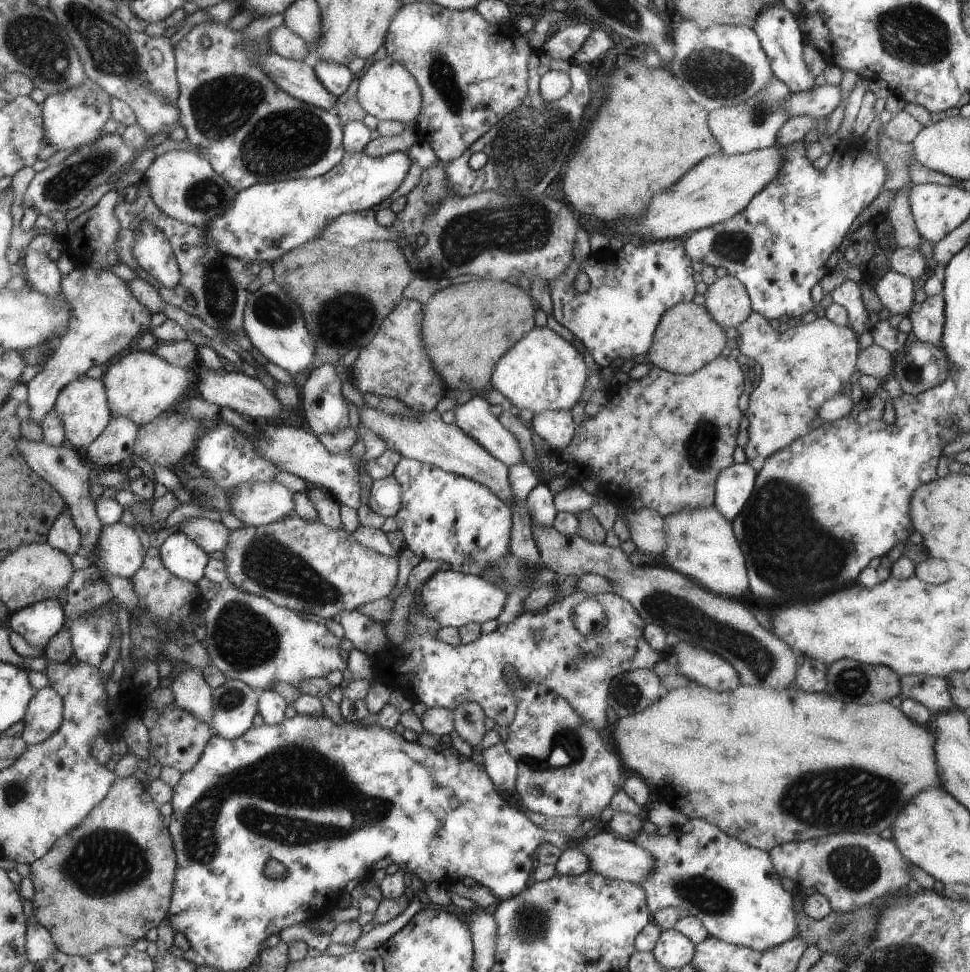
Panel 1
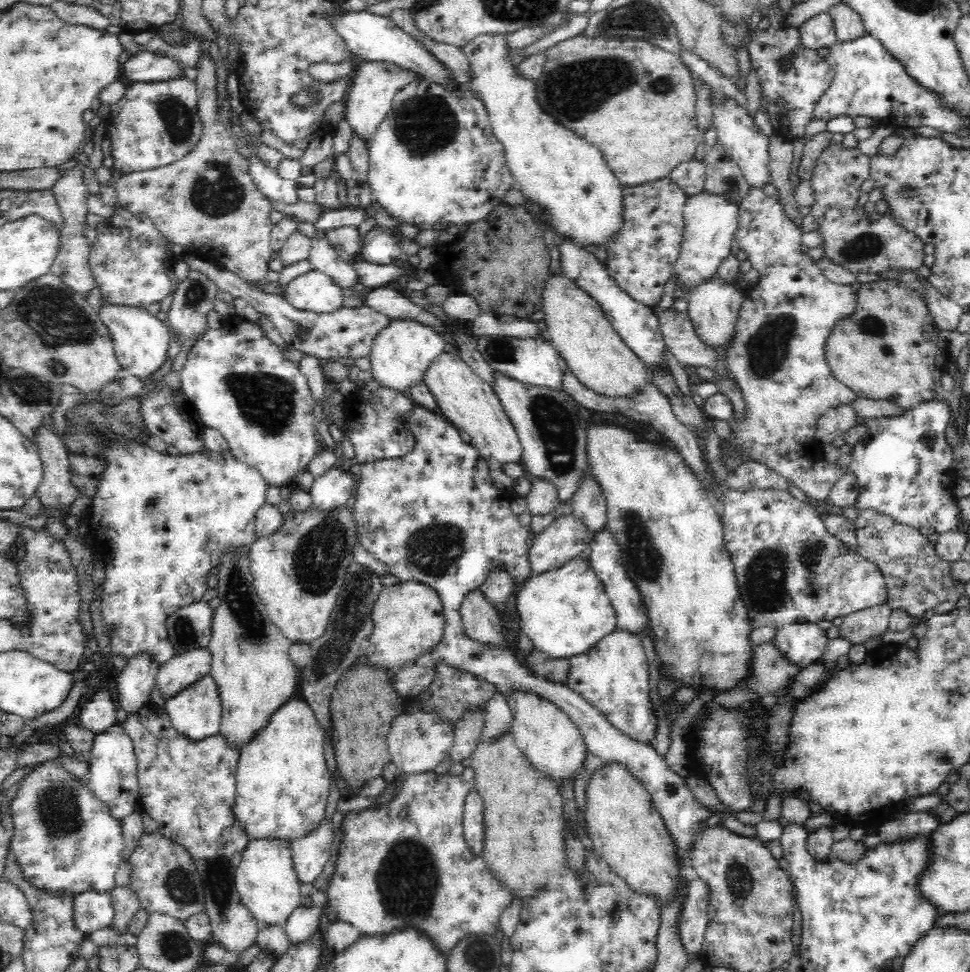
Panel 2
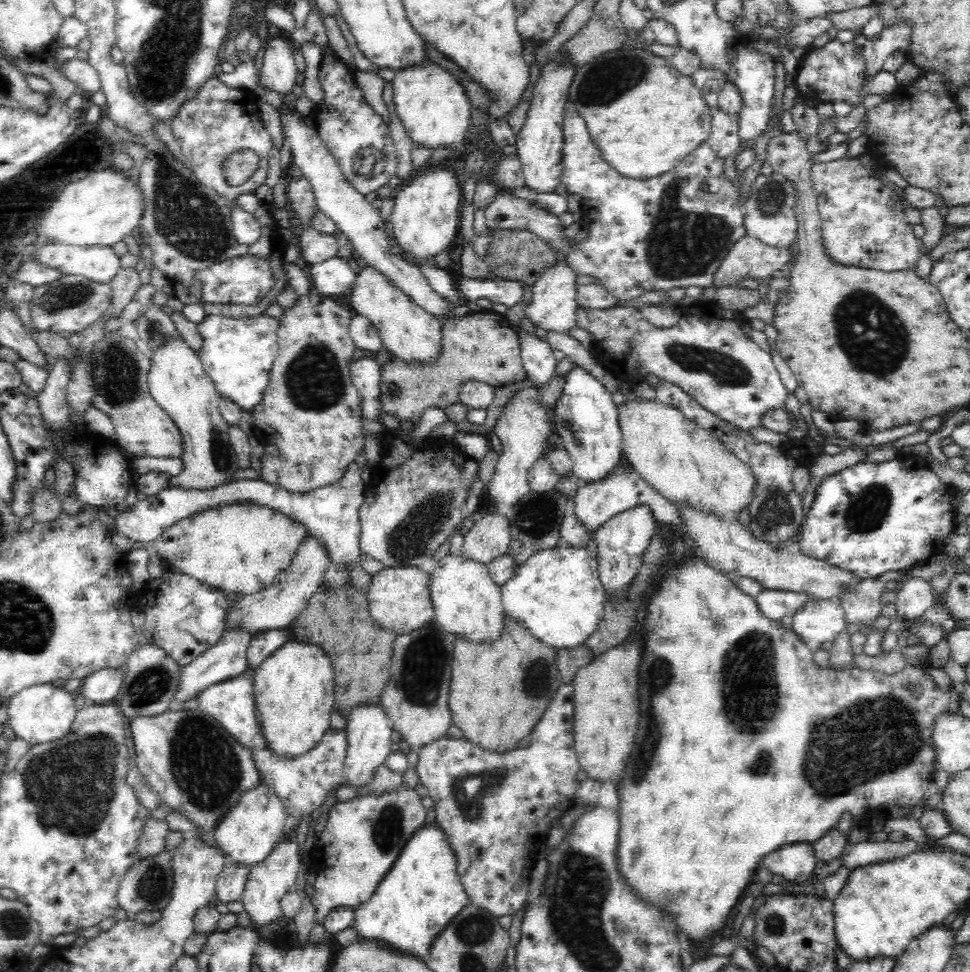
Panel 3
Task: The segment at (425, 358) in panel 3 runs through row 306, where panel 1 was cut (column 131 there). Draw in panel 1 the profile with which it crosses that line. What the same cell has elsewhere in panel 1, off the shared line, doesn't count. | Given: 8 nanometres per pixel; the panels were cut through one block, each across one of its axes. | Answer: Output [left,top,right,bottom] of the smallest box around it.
[101,350,195,428]

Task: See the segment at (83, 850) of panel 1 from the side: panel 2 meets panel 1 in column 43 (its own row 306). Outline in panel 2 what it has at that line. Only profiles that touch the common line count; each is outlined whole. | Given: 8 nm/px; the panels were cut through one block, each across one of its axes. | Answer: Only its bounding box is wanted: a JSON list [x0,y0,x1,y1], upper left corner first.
[825,279,948,409]

